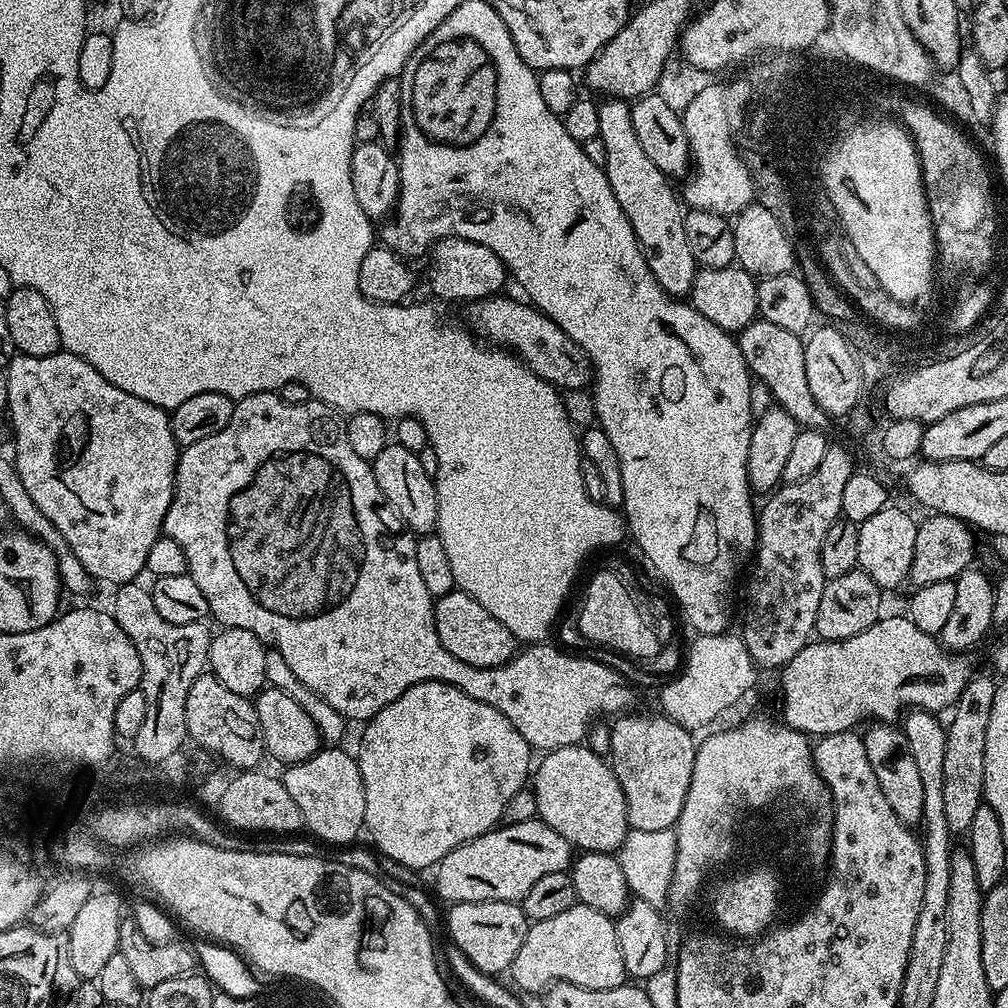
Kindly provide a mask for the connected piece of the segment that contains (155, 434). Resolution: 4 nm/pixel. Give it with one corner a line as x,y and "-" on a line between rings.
66,351
55,352
42,358
33,356
21,356
19,354
12,357
12,361
6,365
8,377
6,378
6,394
8,395
8,407
6,415
12,419
12,436
16,439
16,456
14,463
18,478
22,480
27,494
34,500
34,505
58,528
62,537
66,538
66,543
70,550
74,552
82,566
92,576
96,582
105,580
111,586
133,583
137,579
139,572
146,569
146,554
150,554
150,546
162,535
166,510
170,510
172,492
176,488
176,463
180,460
182,451
181,445
177,444
172,433
172,422
169,413
165,409
154,406
142,398
134,398
134,394
126,394
126,390
118,390
90,362
78,358
74,354

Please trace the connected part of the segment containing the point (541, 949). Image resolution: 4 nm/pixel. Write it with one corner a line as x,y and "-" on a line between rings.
578,902
555,918
535,921
522,942
522,950
518,950
514,958
511,976
522,991
537,994
543,993
557,980
590,990
610,990
625,983
622,950
618,950
613,917

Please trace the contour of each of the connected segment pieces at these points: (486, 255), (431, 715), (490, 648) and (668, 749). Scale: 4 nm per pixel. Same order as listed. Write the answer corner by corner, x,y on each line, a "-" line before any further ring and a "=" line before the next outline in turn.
446,236
437,240
430,249
432,261
428,264
428,284
432,292
440,300
468,300
475,302
487,296
497,295
506,280
506,269
502,258
494,254
494,250
486,250
478,242
470,242
466,238
=
441,680
410,686
402,698
378,710
363,728
358,763
366,794
366,836
368,832
386,859
404,868
431,869
450,850
491,832
503,821
506,802
525,788
534,768
534,750
510,726
510,718
=
459,590
437,596
434,600
436,609
434,610
434,626
438,630
438,638
454,658
462,662
470,662
470,666
482,666
483,668
493,668
502,666
507,660
511,660
518,651
518,641
498,618
494,618
470,594
=
620,714
611,721
607,755
612,773
624,791
629,825
638,830
666,830
675,826
682,814
698,744
695,739
692,741
689,729
668,716
632,715
636,714

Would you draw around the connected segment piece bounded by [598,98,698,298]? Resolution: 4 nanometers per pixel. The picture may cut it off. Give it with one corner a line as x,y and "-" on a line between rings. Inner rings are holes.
604,98
598,104
598,136
602,146
606,146
606,162
602,165
608,176
610,190
622,206
622,214
630,222
638,238
638,246
650,266
650,274
662,286
668,296
684,298
692,291
692,283
698,271
690,242
686,242
684,225
685,209
681,197
672,189
673,181
654,162
650,162
638,134
634,134
632,104
626,100

